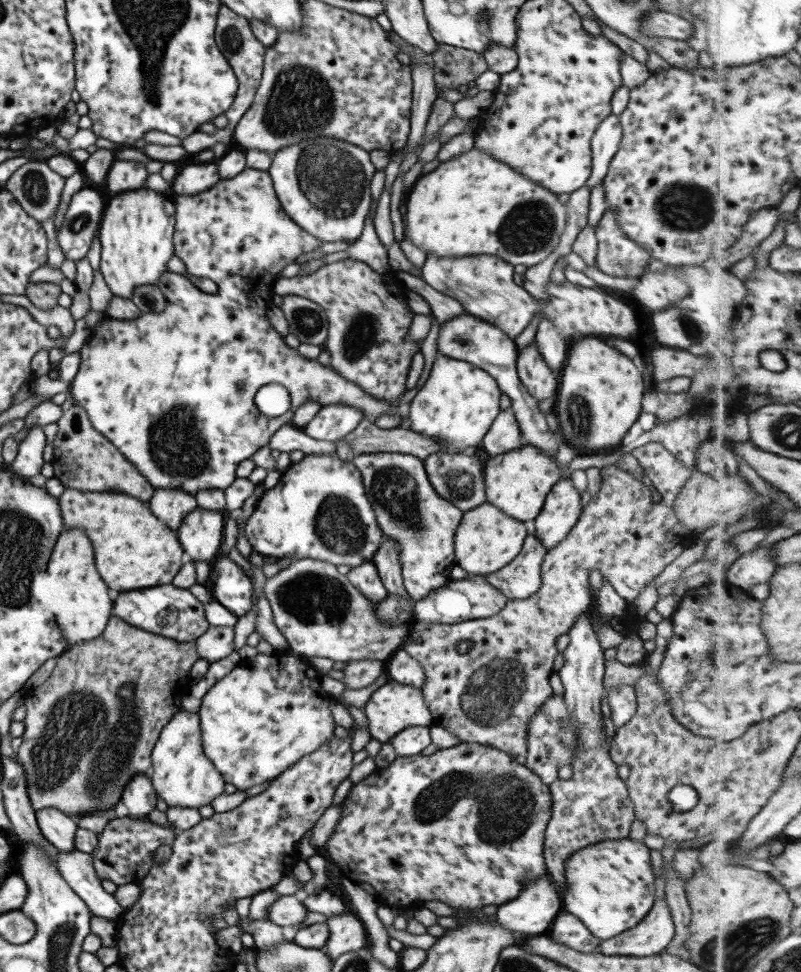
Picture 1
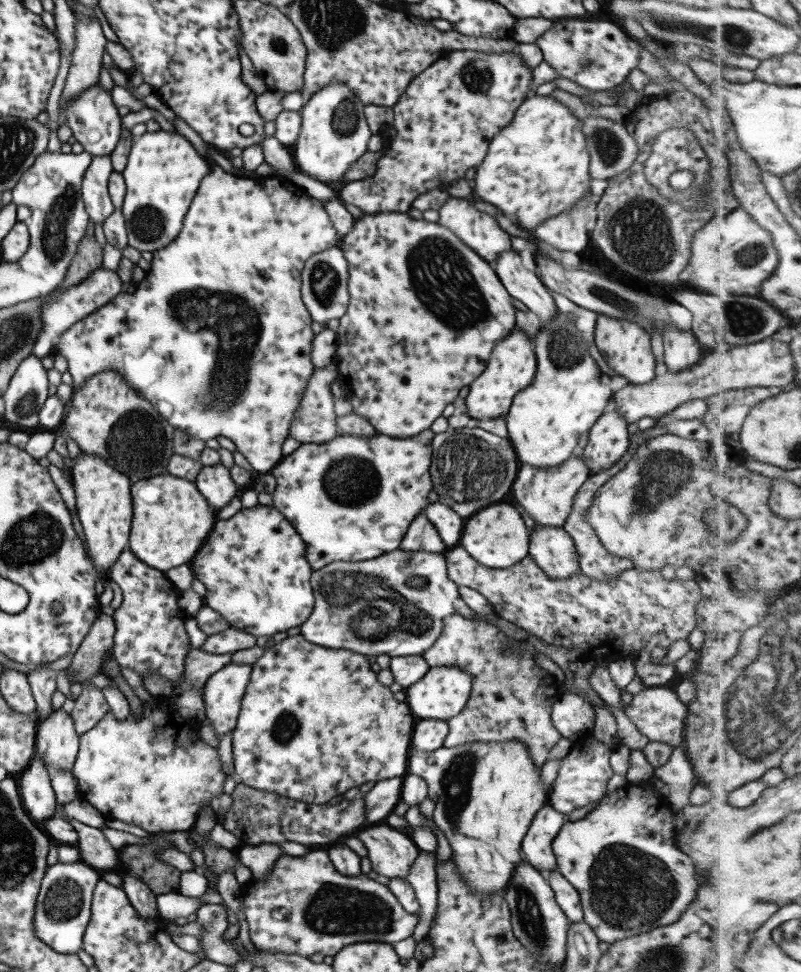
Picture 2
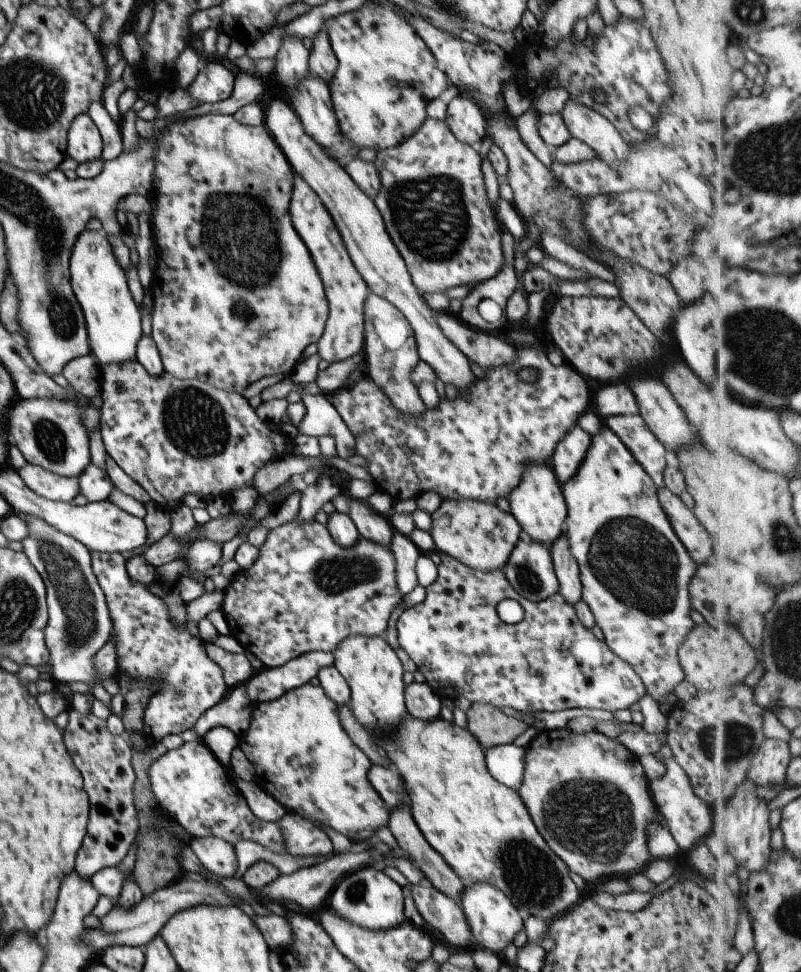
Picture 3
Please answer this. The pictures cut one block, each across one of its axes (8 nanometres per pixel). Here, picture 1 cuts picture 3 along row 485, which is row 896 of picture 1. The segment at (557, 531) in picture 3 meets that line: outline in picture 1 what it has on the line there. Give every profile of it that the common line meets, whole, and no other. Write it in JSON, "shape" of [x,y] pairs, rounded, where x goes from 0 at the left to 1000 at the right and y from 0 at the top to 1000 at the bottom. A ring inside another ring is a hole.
{"shape":[[[673,903],[650,916],[650,924],[620,932],[618,949],[625,955],[650,961],[679,961],[698,938],[698,924],[683,903]]]}

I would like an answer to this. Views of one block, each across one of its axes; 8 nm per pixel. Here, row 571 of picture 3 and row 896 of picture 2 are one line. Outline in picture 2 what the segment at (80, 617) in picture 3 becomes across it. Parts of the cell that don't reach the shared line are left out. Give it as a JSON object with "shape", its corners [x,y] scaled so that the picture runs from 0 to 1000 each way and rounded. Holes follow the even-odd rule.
{"shape":[[[99,885],[57,891],[41,931],[39,956],[46,967],[74,981],[95,981],[102,975],[104,960],[114,940],[116,913],[125,898]]]}

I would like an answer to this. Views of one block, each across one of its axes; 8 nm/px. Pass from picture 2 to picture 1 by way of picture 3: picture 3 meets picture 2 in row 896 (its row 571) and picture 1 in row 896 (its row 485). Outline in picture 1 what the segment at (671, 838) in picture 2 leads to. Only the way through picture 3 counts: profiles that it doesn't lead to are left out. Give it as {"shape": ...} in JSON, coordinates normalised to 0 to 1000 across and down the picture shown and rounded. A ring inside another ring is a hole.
{"shape":[[[784,861],[725,872],[705,889],[705,936],[722,944],[743,965],[758,967],[793,954],[818,930],[810,873]]]}

